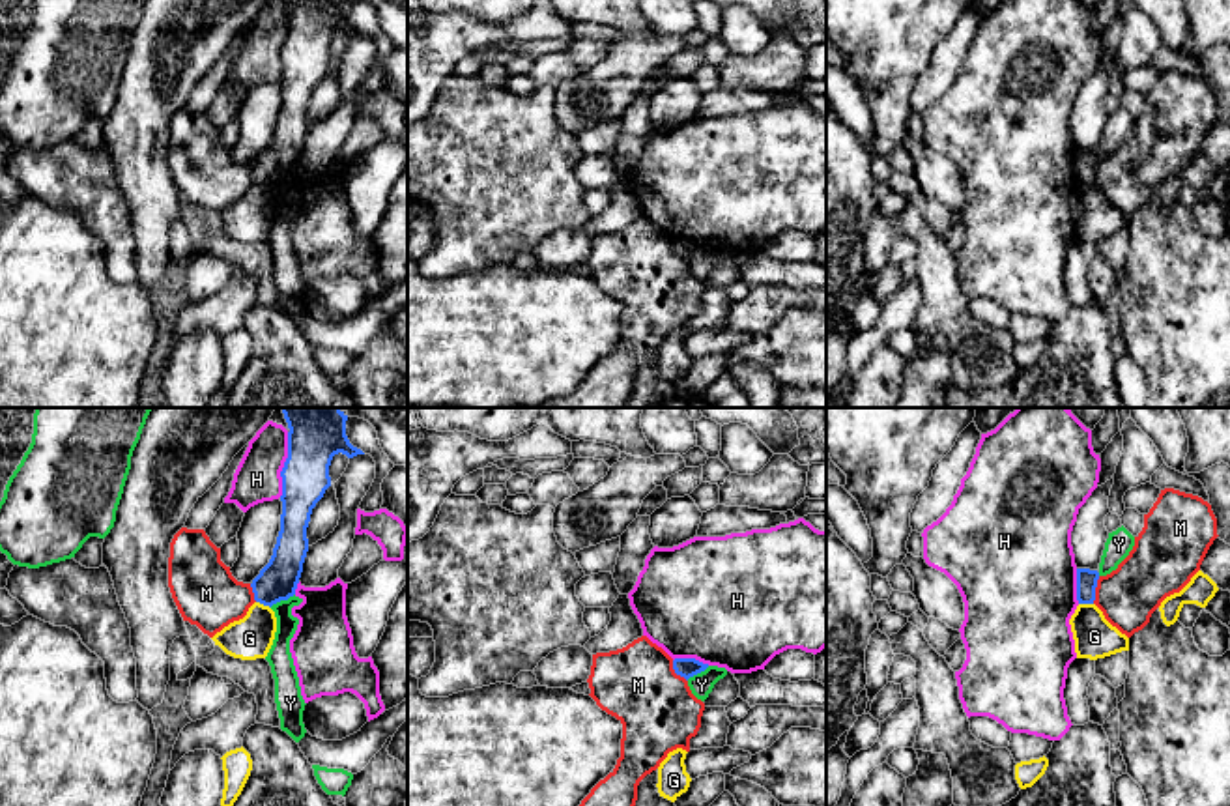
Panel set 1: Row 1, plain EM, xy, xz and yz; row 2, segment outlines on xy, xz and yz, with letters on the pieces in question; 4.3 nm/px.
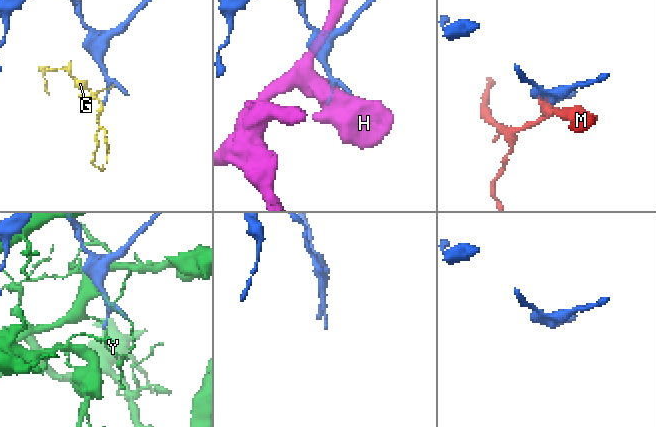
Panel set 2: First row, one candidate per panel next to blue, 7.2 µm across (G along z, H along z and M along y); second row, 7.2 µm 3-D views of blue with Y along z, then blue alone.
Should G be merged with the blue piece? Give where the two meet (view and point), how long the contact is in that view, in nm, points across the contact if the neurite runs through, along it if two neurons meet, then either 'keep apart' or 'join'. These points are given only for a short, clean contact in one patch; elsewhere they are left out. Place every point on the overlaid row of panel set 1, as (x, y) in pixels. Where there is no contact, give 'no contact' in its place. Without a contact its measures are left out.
contact xy (264, 604); length 70 nm; border xy (257, 601), (270, 608); keep apart

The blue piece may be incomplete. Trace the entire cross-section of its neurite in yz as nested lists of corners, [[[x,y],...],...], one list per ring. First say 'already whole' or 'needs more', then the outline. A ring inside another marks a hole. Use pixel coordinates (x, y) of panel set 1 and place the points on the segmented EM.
already whole | [[[1077,569],[1077,600],[1079,604],[1094,604],[1099,572]]]

